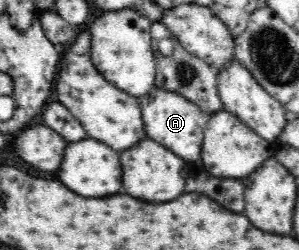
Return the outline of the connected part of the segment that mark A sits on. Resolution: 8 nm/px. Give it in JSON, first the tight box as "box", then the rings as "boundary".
{"box":[138,87,210,160],"boundary":[[[155,87],[147,95],[138,98],[140,98],[141,114],[148,138],[166,146],[168,150],[172,150],[174,154],[178,154],[184,160],[198,160],[200,148],[202,148],[202,136],[204,136],[202,132],[208,124],[210,114],[204,112],[187,98],[170,92],[168,89]]]}

